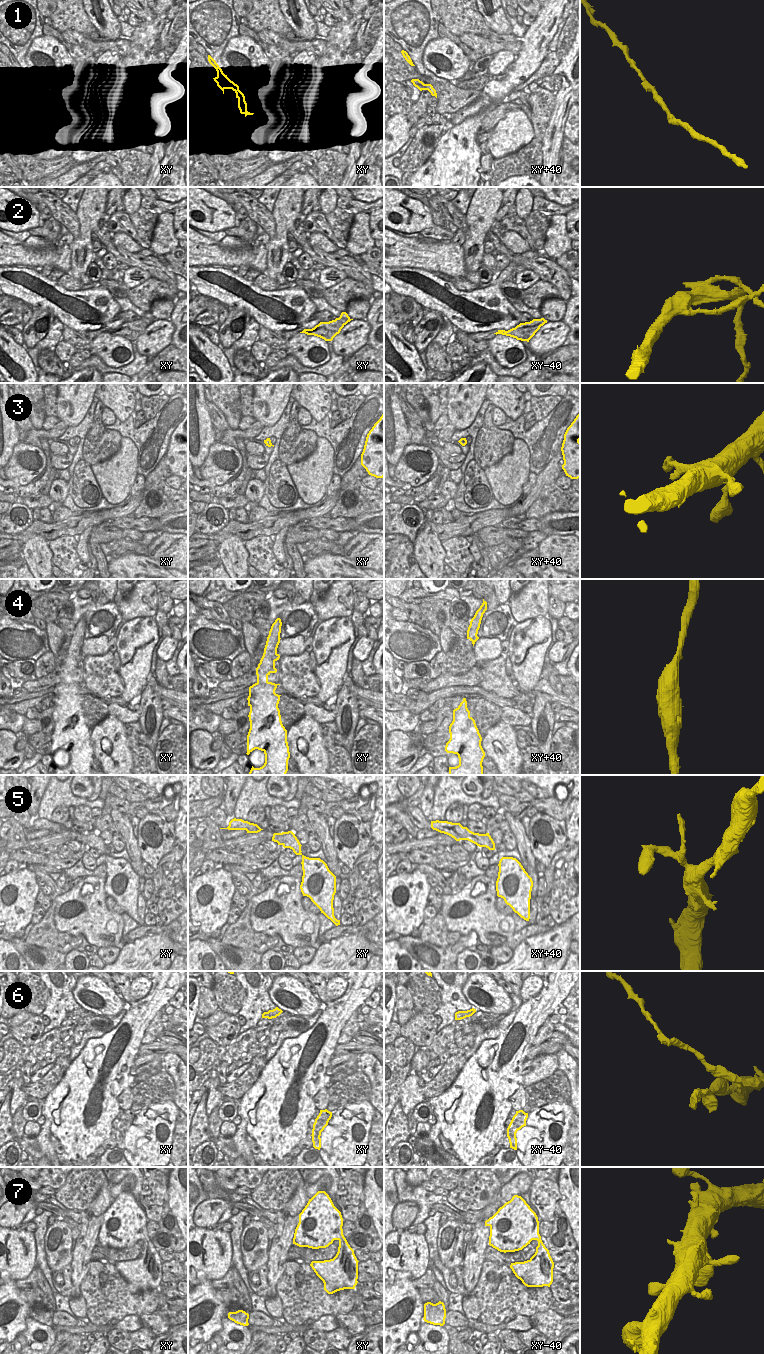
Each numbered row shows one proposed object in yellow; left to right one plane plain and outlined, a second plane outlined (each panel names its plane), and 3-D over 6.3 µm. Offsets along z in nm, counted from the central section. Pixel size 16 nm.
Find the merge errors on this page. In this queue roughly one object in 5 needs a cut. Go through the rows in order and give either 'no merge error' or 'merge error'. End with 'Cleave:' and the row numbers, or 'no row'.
1: no merge error
2: merge error
3: no merge error
4: no merge error
5: no merge error
6: merge error
7: no merge error
Cleave: 2, 6

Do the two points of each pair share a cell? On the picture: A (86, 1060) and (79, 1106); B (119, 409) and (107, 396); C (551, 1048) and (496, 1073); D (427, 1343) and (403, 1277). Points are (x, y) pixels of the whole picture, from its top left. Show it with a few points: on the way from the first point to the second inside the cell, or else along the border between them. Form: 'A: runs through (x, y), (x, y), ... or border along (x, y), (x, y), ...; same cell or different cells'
A: runs through (85, 1071), (85, 1095); same cell
B: runs through (117, 406), (110, 399); same cell
C: border along (531, 1045), (524, 1060); different cells
D: border along (423, 1320), (420, 1328), (409, 1335); different cells

